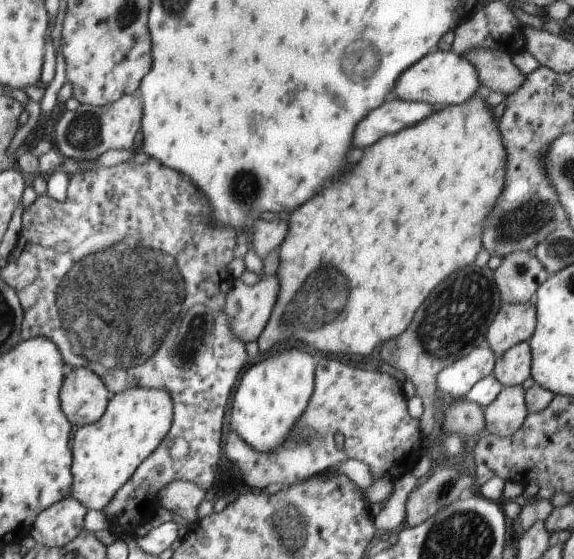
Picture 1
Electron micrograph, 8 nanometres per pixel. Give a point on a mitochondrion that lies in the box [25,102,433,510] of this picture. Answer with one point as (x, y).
(118, 313)

